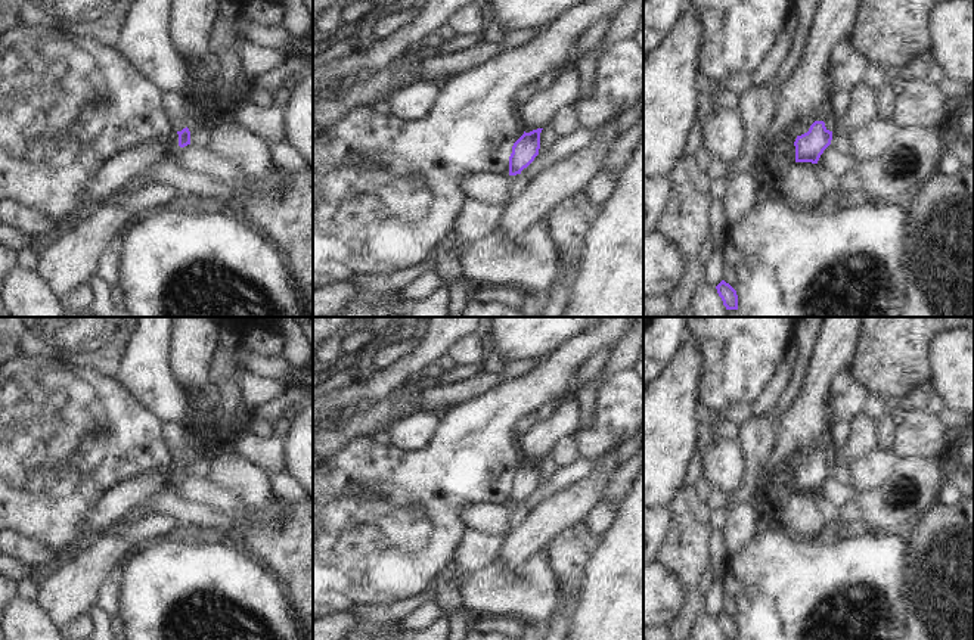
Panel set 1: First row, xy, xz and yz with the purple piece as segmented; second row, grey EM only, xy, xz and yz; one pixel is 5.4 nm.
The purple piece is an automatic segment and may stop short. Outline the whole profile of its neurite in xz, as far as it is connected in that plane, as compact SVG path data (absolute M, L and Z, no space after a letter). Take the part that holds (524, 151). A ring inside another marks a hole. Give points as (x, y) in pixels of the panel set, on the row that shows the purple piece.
M543 128L530 133L524 131L524 134L514 143L509 156L509 175L521 174L521 171L539 155L542 130Z

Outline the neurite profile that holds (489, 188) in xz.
M483 173L468 175L462 183L468 198L488 204L505 205L509 202L509 174Z

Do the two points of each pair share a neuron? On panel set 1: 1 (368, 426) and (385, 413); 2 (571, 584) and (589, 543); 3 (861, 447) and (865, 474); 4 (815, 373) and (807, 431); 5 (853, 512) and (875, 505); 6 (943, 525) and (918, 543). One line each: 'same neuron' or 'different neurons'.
1: same neuron
2: same neuron
3: different neurons
4: same neuron
5: different neurons
6: same neuron

